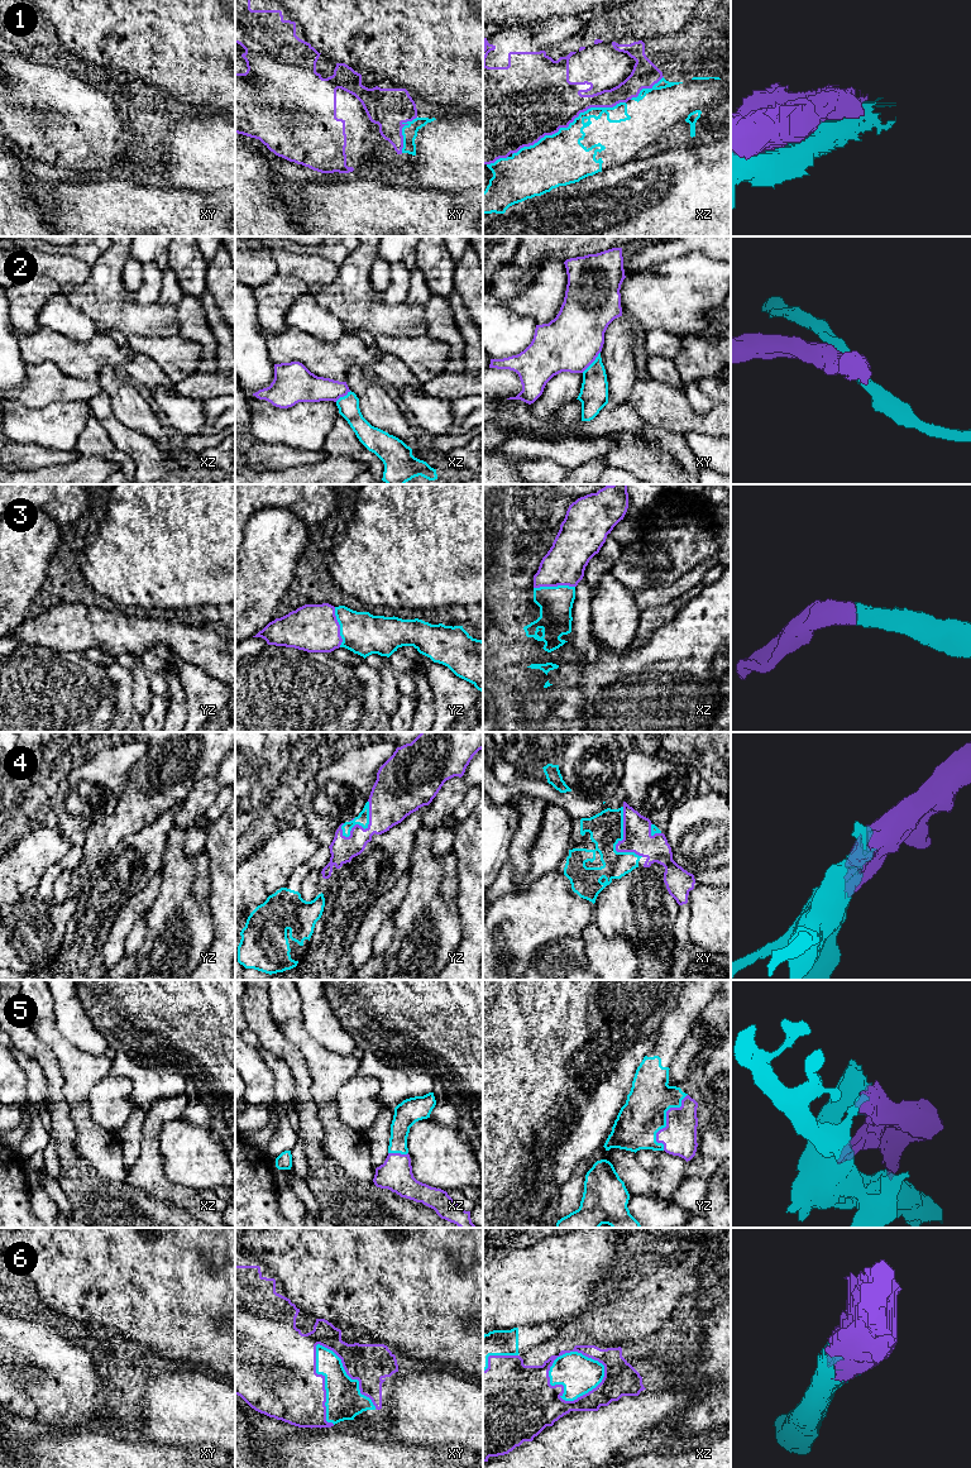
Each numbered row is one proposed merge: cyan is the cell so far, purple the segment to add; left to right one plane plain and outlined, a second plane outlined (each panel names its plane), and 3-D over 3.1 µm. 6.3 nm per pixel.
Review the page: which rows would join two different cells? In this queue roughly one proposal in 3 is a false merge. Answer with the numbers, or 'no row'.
1, 2

